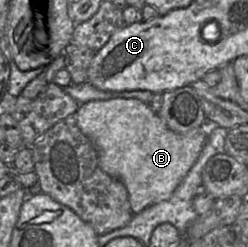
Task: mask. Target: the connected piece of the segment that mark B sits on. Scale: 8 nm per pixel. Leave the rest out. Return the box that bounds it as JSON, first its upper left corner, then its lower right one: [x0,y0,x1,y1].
[75,98,206,215]

